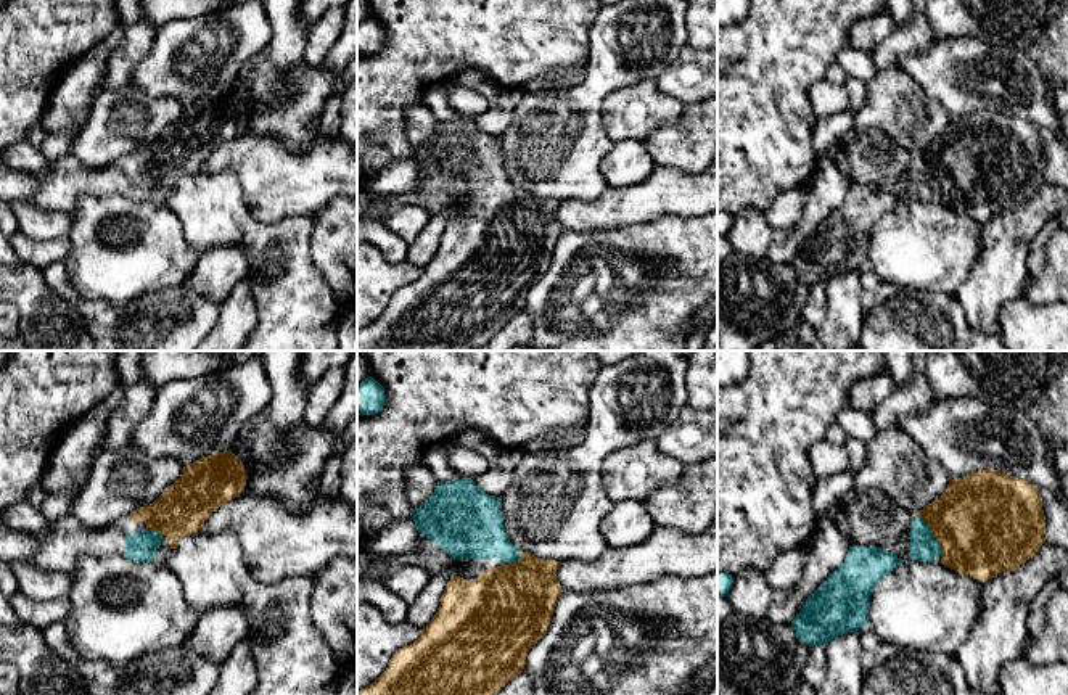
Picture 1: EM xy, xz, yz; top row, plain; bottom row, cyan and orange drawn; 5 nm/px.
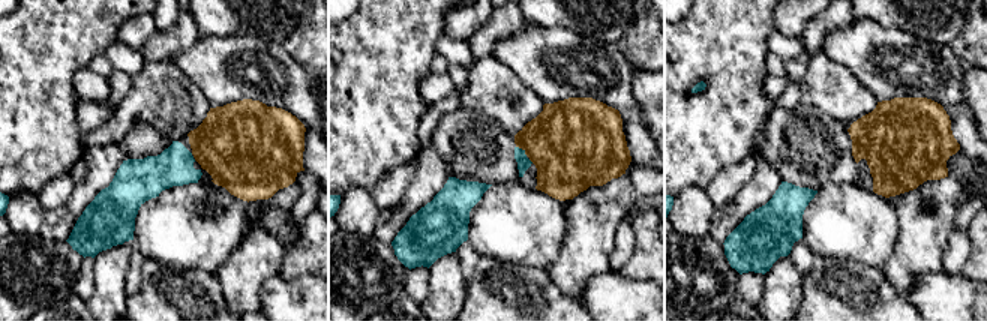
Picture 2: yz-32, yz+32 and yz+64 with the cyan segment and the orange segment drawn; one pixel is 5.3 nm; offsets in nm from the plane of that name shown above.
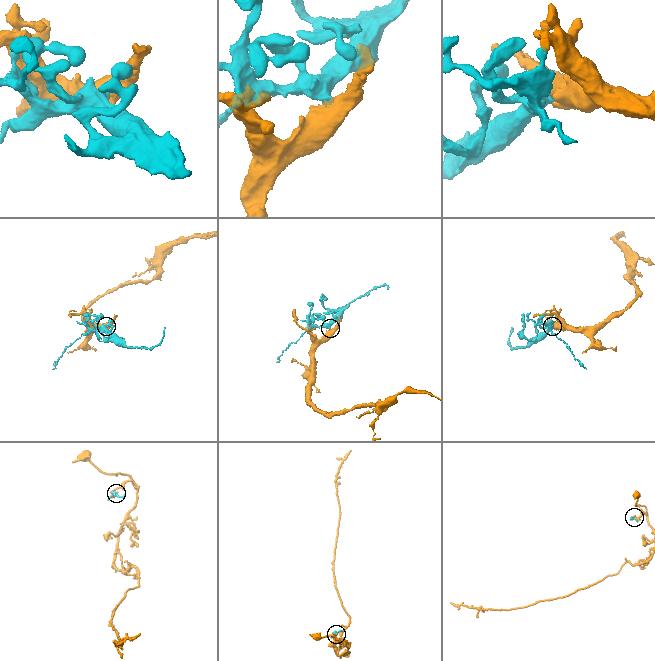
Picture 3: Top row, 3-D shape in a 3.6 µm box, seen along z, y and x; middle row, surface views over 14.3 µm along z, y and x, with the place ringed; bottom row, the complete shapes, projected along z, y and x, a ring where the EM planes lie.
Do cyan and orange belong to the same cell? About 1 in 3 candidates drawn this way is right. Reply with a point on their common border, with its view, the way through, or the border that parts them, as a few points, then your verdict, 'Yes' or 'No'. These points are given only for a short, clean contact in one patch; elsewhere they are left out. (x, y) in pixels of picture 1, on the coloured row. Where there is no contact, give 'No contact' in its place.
Touches cyan at yz (933, 536). Path across: yz (924, 546), (933, 536), (944, 526), (981, 523). Yes

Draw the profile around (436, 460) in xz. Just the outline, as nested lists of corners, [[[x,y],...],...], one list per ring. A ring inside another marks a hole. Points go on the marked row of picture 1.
[[[442,444],[434,446],[426,452],[425,465],[431,470],[437,481],[452,481],[465,478],[449,465]]]

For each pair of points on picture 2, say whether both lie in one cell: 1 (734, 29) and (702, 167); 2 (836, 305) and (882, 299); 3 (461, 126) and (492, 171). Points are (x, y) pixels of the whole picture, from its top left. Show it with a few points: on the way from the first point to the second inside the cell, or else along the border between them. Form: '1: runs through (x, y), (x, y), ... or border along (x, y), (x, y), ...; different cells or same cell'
1: runs through (732, 63), (732, 107), (710, 132); same cell
2: runs through (848, 305), (870, 305); same cell
3: runs through (467, 137), (491, 161); same cell

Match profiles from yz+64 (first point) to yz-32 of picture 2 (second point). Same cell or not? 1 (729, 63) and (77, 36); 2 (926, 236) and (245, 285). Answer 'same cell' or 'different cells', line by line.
1: same cell
2: same cell

